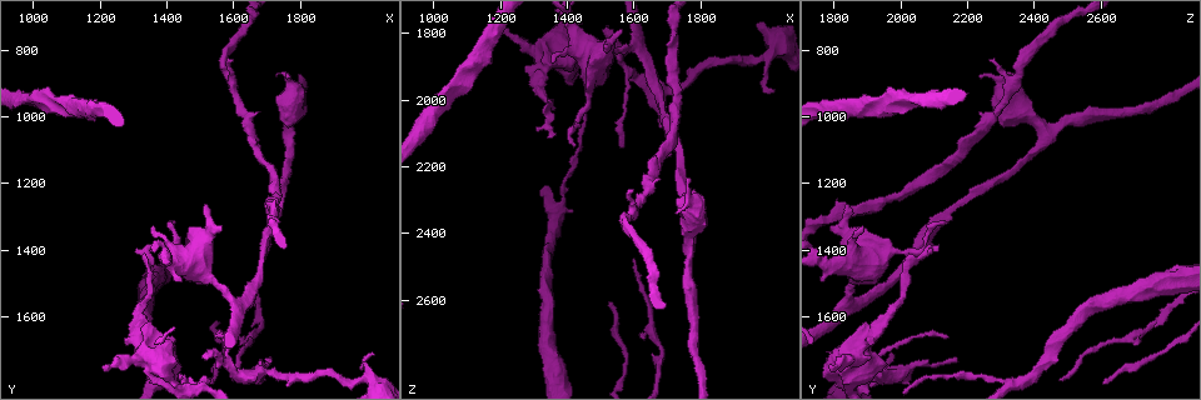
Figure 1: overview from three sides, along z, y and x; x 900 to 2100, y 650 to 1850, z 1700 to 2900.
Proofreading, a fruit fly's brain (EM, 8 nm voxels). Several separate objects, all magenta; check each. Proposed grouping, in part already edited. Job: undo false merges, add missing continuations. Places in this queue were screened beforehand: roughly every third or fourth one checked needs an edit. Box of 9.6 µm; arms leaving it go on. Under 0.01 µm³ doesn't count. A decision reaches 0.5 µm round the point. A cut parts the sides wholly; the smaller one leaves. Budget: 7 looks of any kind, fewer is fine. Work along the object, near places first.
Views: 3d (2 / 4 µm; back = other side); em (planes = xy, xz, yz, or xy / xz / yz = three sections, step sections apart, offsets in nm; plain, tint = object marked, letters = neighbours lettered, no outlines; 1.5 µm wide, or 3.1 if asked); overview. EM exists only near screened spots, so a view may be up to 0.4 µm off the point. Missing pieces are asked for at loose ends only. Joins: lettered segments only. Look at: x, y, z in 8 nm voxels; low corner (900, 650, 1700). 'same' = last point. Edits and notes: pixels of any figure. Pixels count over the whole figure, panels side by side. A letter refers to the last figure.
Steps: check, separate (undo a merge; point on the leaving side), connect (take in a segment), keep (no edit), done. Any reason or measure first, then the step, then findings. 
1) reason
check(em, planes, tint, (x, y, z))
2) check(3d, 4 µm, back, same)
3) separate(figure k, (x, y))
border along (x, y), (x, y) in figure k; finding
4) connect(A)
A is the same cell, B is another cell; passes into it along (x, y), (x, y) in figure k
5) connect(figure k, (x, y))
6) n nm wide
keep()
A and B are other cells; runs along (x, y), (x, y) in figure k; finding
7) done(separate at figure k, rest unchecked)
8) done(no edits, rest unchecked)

an open end
check(em, yz, step 8, tint, (1610, 1790, 2480))

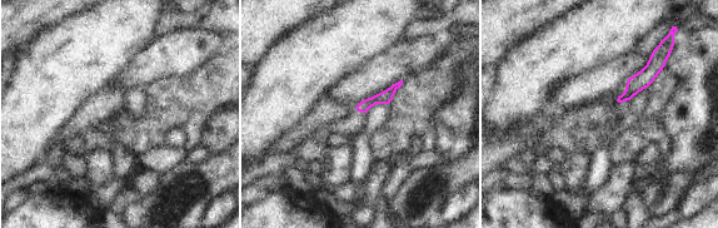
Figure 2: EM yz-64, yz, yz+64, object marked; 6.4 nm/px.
another direction
check(em, planes, tint, same)

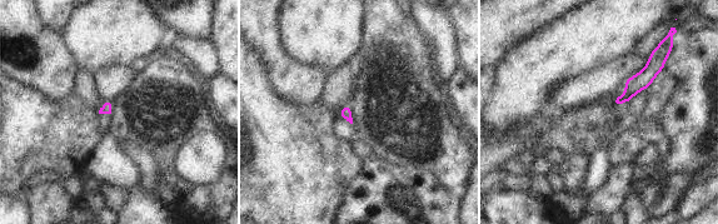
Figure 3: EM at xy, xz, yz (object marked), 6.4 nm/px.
check(em, planes, letters, same)

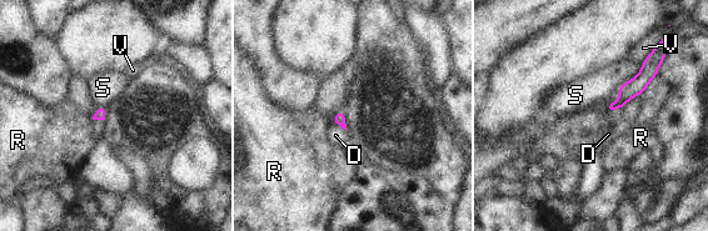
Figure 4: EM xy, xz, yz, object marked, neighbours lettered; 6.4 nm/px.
keep()
D, R, S and V are other cells; border along (643, 63), (639, 71), (617, 89) in figure 4; none of them fits

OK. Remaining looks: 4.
two arms in line, one across
check(em, planes, letters, (1390, 1800, 2290))

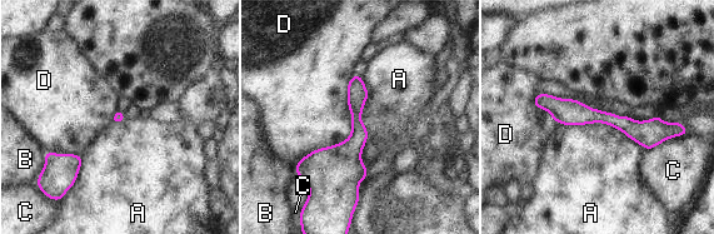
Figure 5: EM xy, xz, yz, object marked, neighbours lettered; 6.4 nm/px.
keep()
A, B, C and D are other cells; border along (553, 119), (607, 123), (645, 150) in figure 5; all the same neuron

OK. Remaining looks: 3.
branch stops here
check(em, xy, step 4, tint, (1220, 1760, 1780))

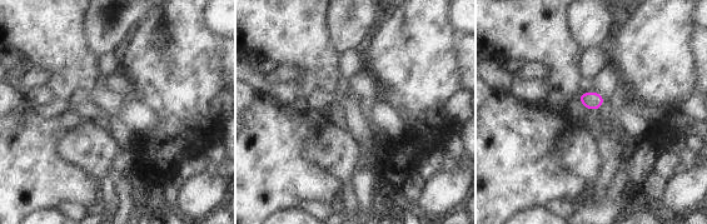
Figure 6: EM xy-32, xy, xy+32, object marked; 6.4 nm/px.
check(em, planes, tint, same)

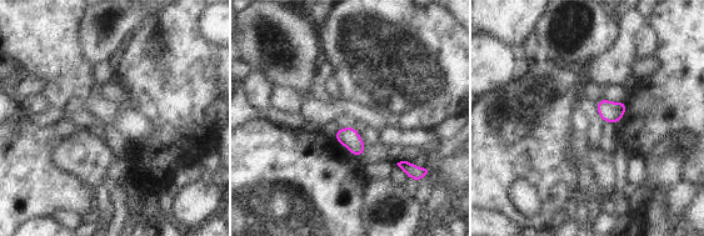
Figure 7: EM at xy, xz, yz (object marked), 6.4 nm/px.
see the neighbours
check(em, planes, letters, same)

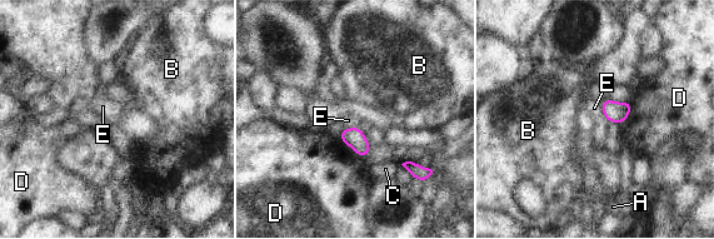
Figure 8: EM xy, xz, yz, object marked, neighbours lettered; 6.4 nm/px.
140 nm wide
keep()
A, B, C, D and E are other cells; no lettered segment goes on from it

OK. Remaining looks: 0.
done(no edits, rest unchecked)

